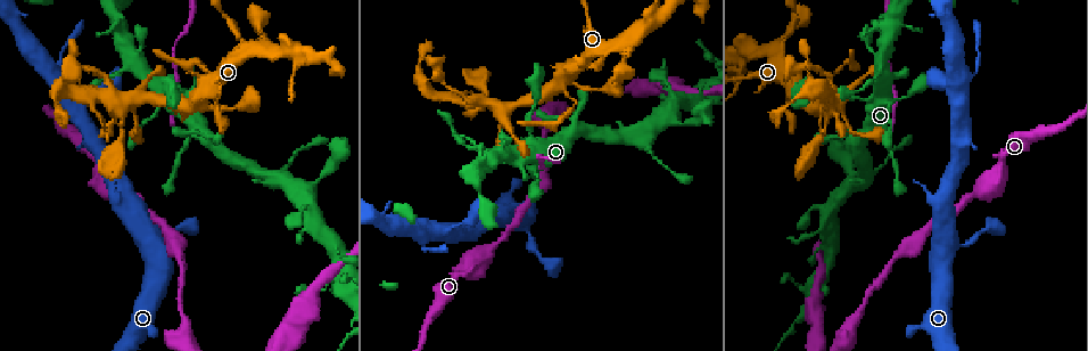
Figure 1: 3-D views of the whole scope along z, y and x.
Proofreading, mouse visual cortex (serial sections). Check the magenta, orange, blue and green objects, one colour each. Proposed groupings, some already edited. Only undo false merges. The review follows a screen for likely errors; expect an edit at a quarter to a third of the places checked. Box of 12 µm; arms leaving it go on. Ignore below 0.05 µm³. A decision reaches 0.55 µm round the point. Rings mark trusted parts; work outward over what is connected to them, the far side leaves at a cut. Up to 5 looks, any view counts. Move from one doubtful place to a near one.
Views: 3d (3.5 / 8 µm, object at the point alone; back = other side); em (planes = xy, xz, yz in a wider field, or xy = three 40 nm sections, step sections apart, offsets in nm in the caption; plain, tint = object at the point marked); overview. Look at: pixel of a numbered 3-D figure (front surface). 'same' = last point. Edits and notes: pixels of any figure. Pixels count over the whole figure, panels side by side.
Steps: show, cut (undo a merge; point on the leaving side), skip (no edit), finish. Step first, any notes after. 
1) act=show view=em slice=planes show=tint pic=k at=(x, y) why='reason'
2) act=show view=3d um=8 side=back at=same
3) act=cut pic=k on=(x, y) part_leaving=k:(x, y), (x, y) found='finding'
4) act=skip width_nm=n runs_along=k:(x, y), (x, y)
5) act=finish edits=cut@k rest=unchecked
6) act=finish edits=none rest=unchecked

act=show view=3d um=3.5 pic=1 at=(997, 172) why='thick turns thin'

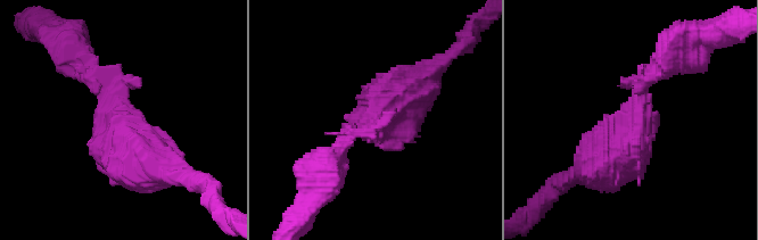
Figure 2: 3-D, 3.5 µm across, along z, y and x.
act=show view=em slice=xy step=5 show=tint pic=2 at=(632, 126)

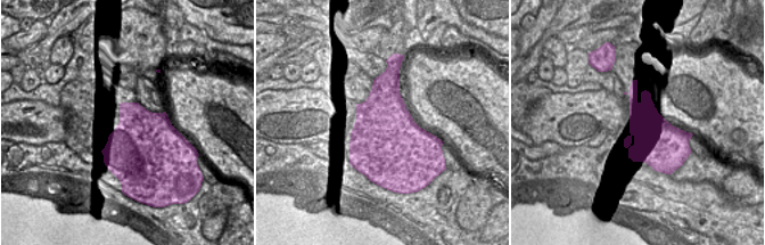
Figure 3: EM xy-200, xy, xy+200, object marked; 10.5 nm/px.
act=cut pic=2 on=(116, 123) part_leaving=2:(104, 93), (125, 142), (163, 171) found='a second cell is stuck on'

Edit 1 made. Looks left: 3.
act=show view=3d um=3.5 pic=1 at=(149, 119) why='thin neck'

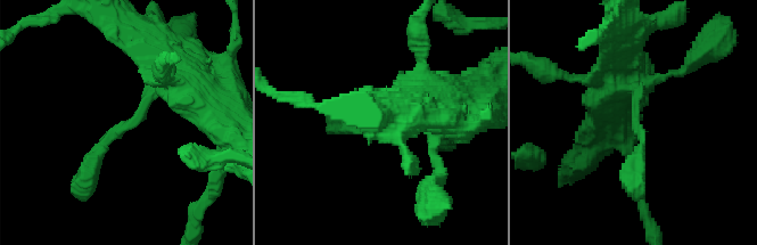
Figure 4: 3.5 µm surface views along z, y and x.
act=show view=em slice=planes show=tint pic=4 at=(637, 128)

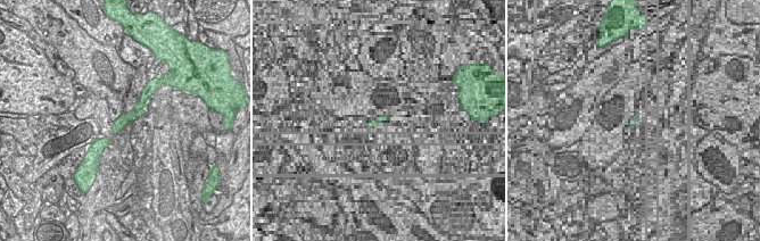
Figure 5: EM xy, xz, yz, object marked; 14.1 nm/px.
act=skip runs_along=5:(146, 92), (141, 106), (115, 129) found='continuous, no second cell'

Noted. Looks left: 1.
act=finish edits=cut@2 rest=unchecked

